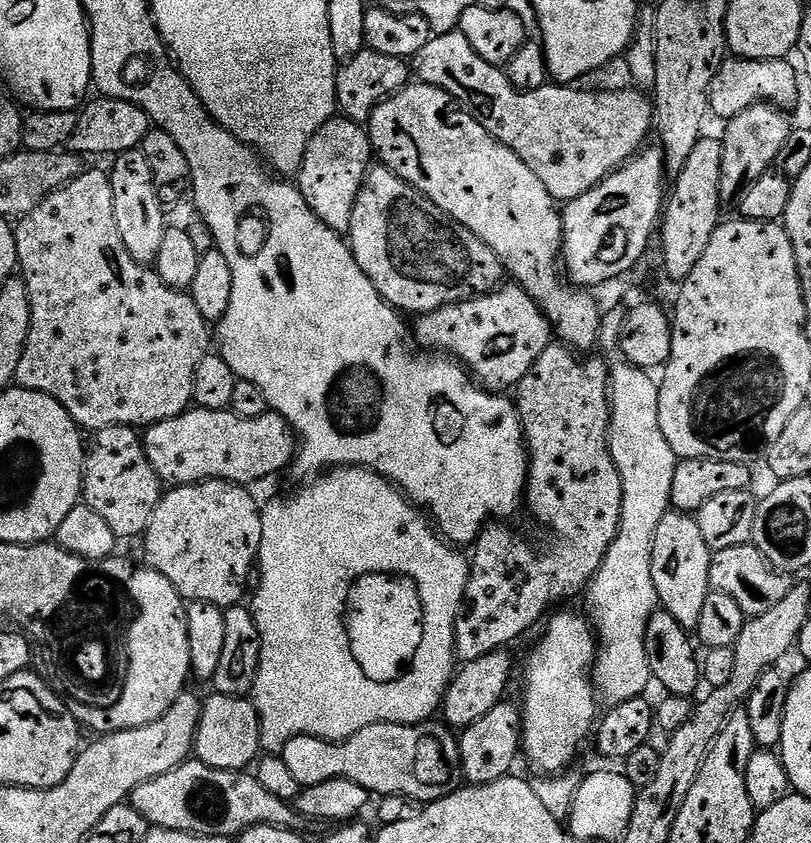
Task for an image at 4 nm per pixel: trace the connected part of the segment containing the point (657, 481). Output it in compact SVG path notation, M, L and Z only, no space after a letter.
M605 311L601 315L598 348L609 373L609 400L612 403L611 426L609 428L608 445L614 458L614 466L618 466L618 474L622 478L622 518L618 526L618 534L614 542L610 542L610 550L606 550L606 558L602 558L602 566L598 566L596 578L588 585L588 608L591 623L598 637L598 651L594 665L594 688L600 691L605 705L621 704L630 698L638 698L647 693L648 684L653 683L650 670L650 658L646 656L646 626L648 619L658 610L660 599L654 590L654 574L652 573L652 555L654 554L654 533L658 530L658 522L672 508L672 487L674 486L674 470L678 457L666 442L658 422L657 379L645 369L634 367L622 350L622 330L625 328L627 313Z

